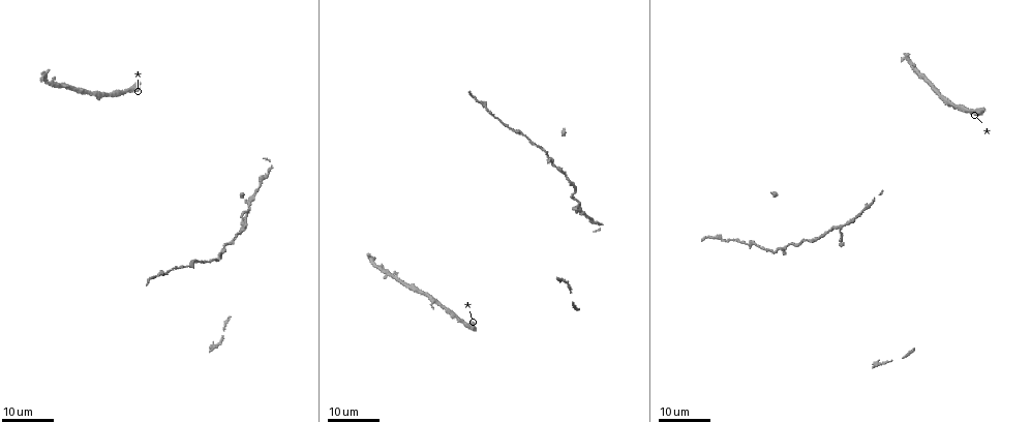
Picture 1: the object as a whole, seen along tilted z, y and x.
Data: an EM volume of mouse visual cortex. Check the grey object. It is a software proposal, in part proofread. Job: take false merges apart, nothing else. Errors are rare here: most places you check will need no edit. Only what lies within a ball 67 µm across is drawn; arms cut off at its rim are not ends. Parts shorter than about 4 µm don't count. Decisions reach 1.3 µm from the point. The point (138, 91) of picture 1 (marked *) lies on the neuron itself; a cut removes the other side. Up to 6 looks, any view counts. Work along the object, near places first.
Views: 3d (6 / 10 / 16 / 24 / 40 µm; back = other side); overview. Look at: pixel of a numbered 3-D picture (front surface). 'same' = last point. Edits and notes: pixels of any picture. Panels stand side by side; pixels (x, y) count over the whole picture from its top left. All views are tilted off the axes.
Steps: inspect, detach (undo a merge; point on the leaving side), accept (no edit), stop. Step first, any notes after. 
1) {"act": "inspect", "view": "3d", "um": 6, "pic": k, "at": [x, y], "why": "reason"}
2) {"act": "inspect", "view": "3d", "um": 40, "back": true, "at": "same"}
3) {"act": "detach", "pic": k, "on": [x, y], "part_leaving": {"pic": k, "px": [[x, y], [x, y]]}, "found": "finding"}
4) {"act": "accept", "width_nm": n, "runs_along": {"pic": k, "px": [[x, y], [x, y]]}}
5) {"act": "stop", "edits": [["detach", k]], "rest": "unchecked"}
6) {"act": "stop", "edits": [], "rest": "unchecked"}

{"act": "inspect", "view": "3d", "um": 16, "pic": 1, "at": [523, 136], "why": "calibre changes"}

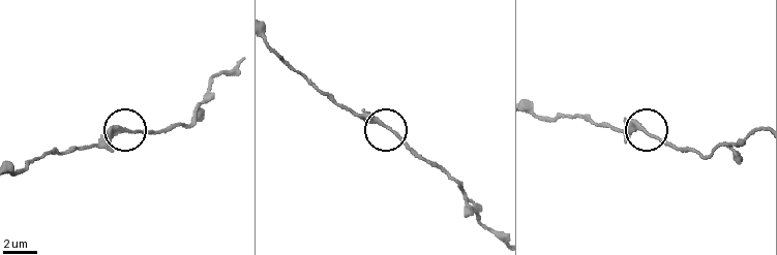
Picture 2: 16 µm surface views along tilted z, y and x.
{"act": "inspect", "view": "3d", "um": 10, "pic": 2, "at": [642, 130], "why": "zoom in"}

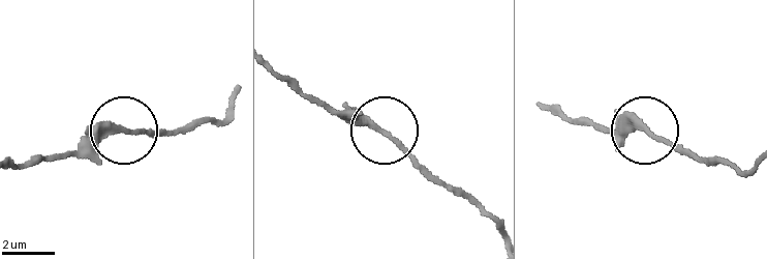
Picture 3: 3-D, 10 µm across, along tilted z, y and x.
{"act": "inspect", "view": "3d", "um": 10, "back": true, "pic": 3, "at": [647, 130]}

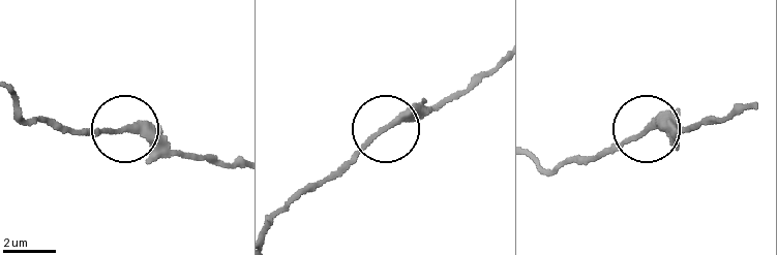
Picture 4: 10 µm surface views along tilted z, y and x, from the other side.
{"act": "accept", "width_nm": 210, "runs_along": {"pic": 4, "px": [[11, 99], [31, 121], [93, 135], [155, 135], [190, 157]]}, "found": "continuous, no second neuron"}

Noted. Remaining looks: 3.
{"act": "inspect", "view": "3d", "um": 16, "pic": 1, "at": [548, 156], "why": "two arms in line, one across"}

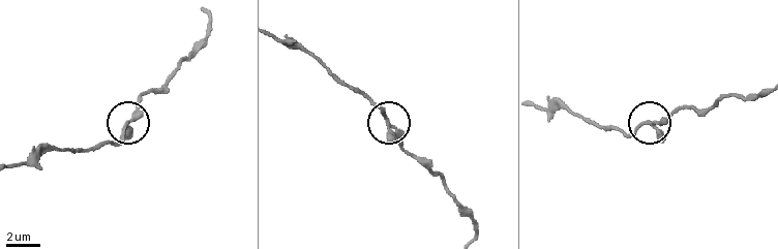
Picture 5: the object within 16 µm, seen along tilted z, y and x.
{"act": "inspect", "view": "3d", "um": 6, "pic": 5, "at": [647, 121]}

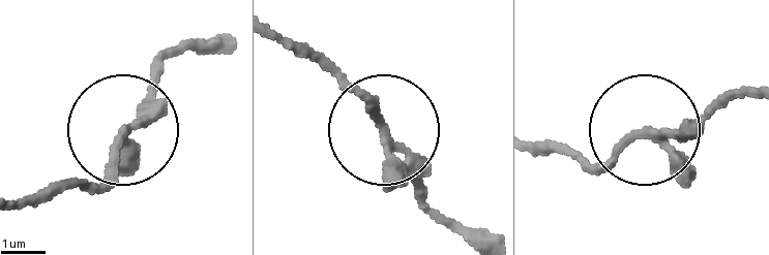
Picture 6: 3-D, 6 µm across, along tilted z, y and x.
{"act": "accept", "width_nm": 180, "runs_along": {"pic": 6, "px": [[758, 90], [594, 161], [550, 152]]}, "found": "one neuron here"}

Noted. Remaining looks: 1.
{"act": "stop", "edits": [], "rest": "unchecked"}

